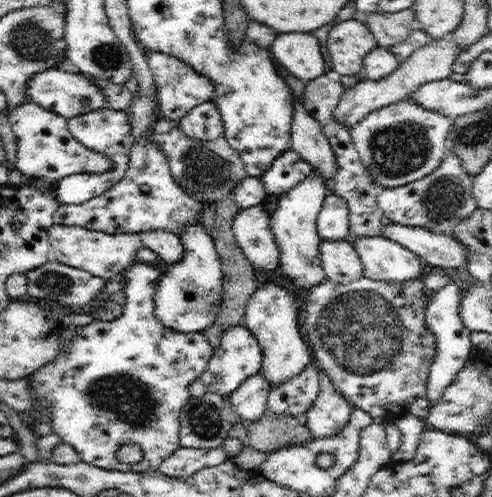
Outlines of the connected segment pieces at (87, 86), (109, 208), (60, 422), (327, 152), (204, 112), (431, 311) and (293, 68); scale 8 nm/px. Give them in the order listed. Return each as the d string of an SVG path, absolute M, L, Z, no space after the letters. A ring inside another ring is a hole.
M56 67L32 75L26 85L26 94L30 101L67 119L108 107L108 100L98 84L80 73L70 73Z
M150 138L135 142L129 159L128 170L120 182L82 204L61 204L54 213L54 224L80 226L109 235L168 230L180 237L184 226L202 222L204 205L178 186L172 178L168 159Z
M138 260L130 264L130 267L126 267L124 271L121 272L119 278L124 278L124 287L122 291L126 294L126 303L123 306L123 312L120 317L118 317L114 322L109 321L99 321L94 320L90 324L77 328L77 335L73 338L72 343L63 342L61 345L61 352L57 355L57 358L50 362L47 366L44 366L41 370L38 370L34 375L30 376L32 380L32 385L34 385L33 391L33 408L30 412L25 413L23 416L31 417L37 423L40 422L41 418L39 413L39 407L36 404L36 399L38 401L48 402L51 407L48 409L50 411L51 427L54 433L60 436L63 442L72 445L75 450L81 454L82 461L90 464L91 466L96 466L102 468L103 470L112 470L120 472L134 472L136 474L146 471L158 471L160 464L164 462L172 453L176 452L176 449L180 448L181 442L179 439L179 422L180 422L180 412L183 410L184 404L188 401L191 396L188 391L188 385L192 381L196 381L196 378L200 378L204 373L204 370L208 367L209 361L213 358L214 349L206 341L206 338L201 334L201 332L196 333L180 333L172 329L168 329L164 326L163 322L156 317L154 312L154 294L156 292L156 284L160 278L162 278L162 272L160 268L156 268L152 263L140 262ZM124 443L136 443L140 445L142 449L143 458L141 462L135 463L134 465L128 465L116 458L116 451L120 449L120 446Z
M294 101L292 114L290 149L310 163L324 177L326 186L329 186L336 175L336 156L330 142L323 134L319 122L300 102Z
M211 100L194 107L178 122L179 128L192 138L220 142L223 140L223 124L217 105Z
M450 281L440 292L437 292L426 305L426 322L428 329L434 334L436 342L436 357L430 366L426 392L430 404L435 404L449 385L455 380L456 374L469 360L471 353L471 332L464 328L460 318L460 297L462 288Z
M288 32L278 34L272 44L271 56L286 74L290 72L300 80L312 80L324 75L326 64L320 52L320 42L316 36Z

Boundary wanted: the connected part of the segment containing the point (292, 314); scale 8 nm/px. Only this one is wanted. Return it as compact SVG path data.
M272 280L260 285L248 303L243 324L252 332L260 344L263 362L260 373L268 380L271 387L276 387L286 380L294 379L311 362L312 355L298 328L298 311L303 295L283 281Z

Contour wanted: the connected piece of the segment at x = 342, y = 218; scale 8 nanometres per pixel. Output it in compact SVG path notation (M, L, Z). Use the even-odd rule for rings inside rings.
M328 194L317 218L317 231L324 241L350 239L349 208L340 196Z

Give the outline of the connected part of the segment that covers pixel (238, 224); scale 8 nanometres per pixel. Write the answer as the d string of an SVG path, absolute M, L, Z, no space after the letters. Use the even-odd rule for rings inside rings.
M260 202L256 206L241 209L234 219L234 238L254 270L272 272L279 267L280 249L270 230L270 217L265 205Z

